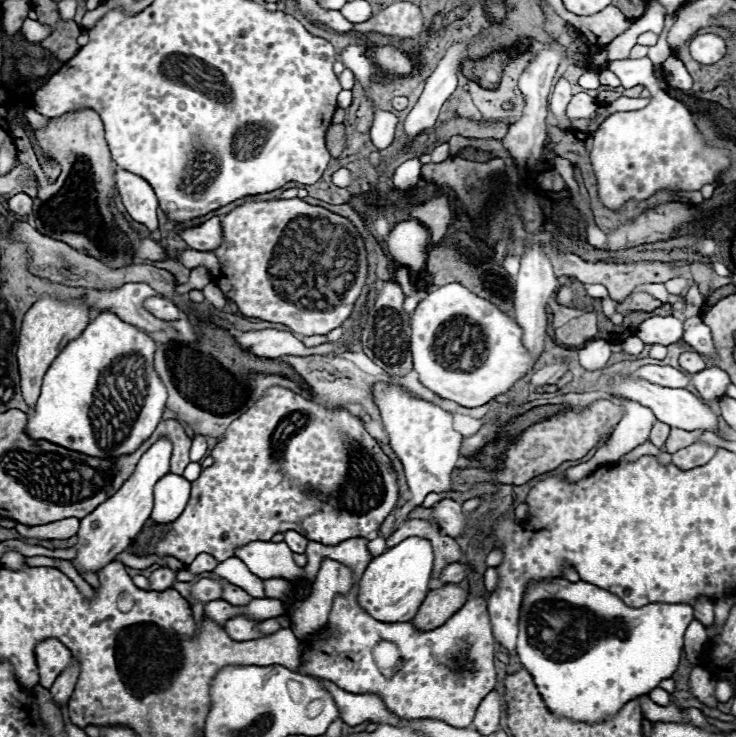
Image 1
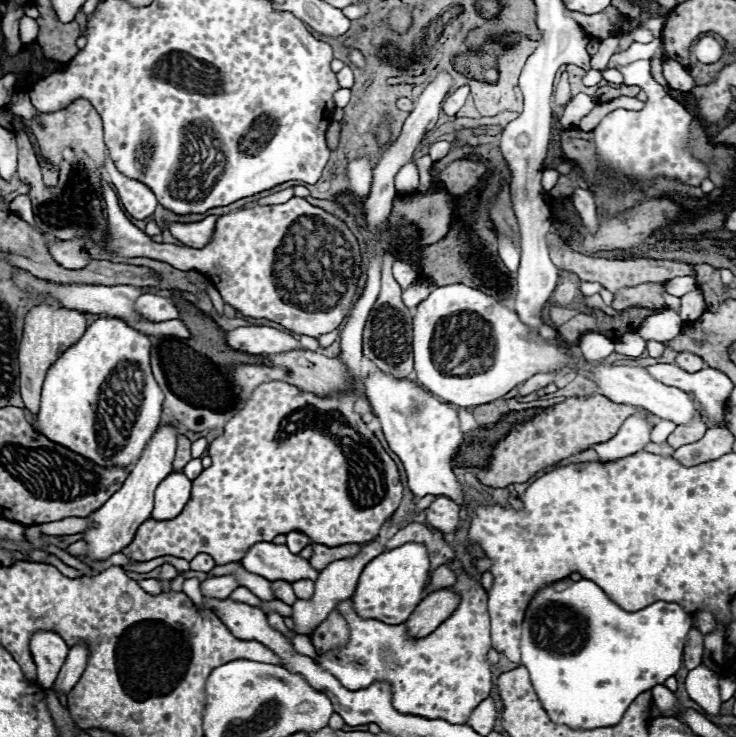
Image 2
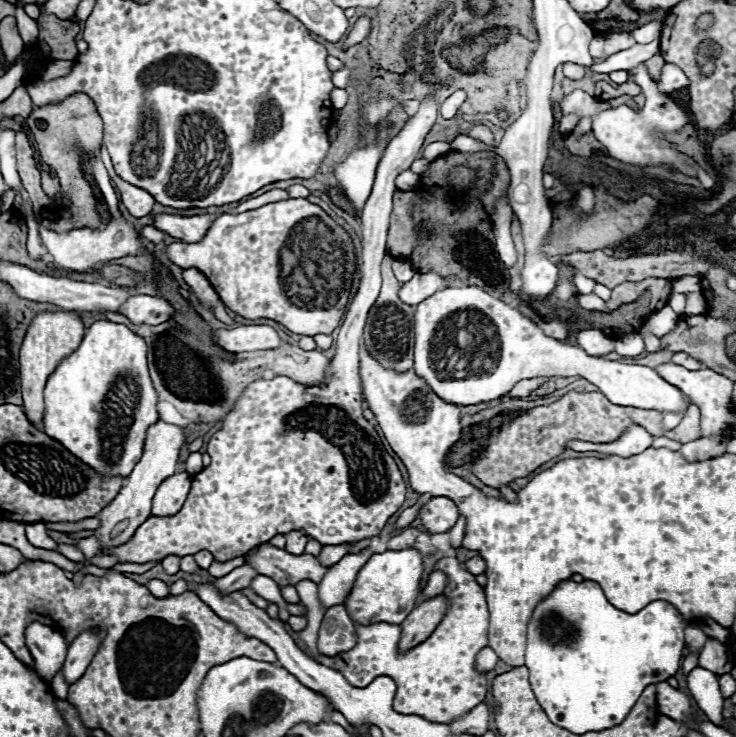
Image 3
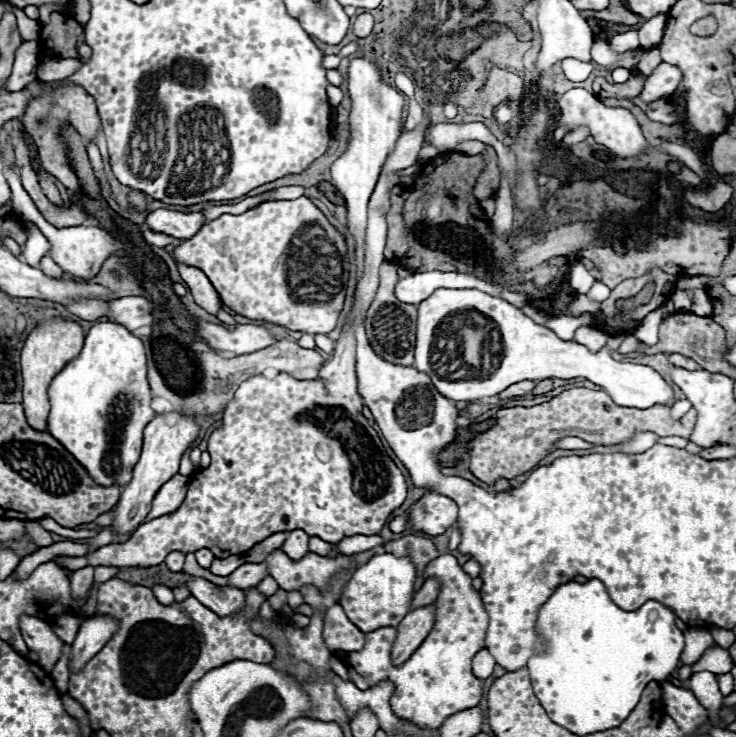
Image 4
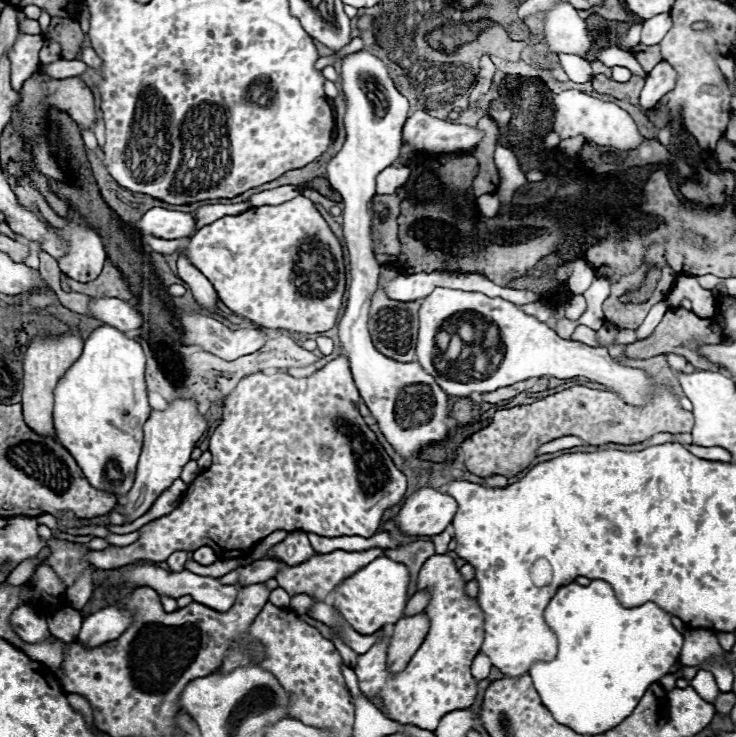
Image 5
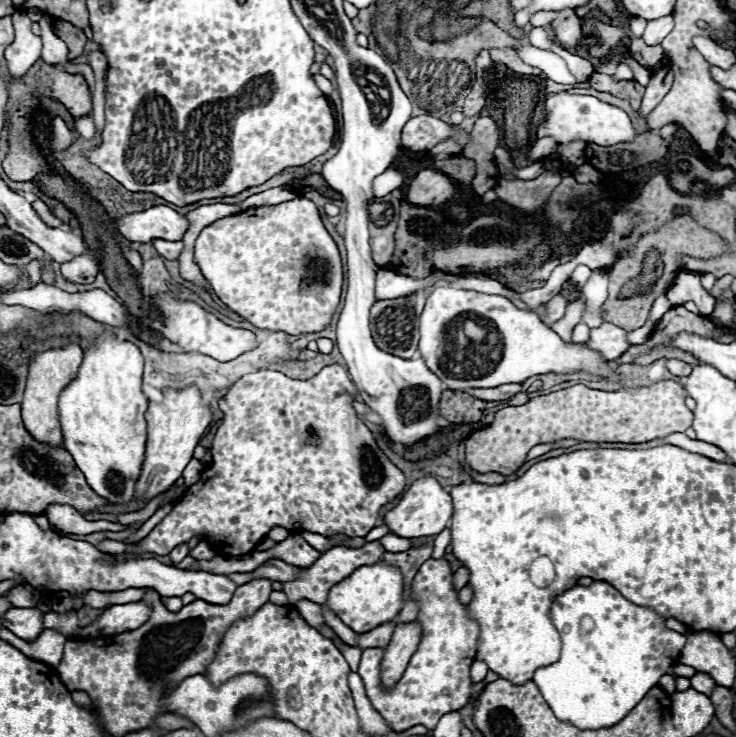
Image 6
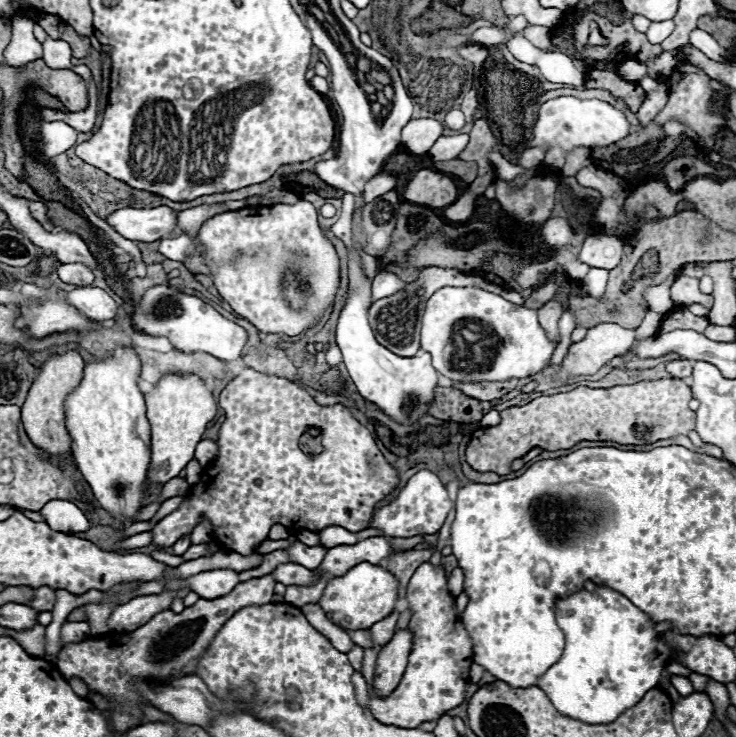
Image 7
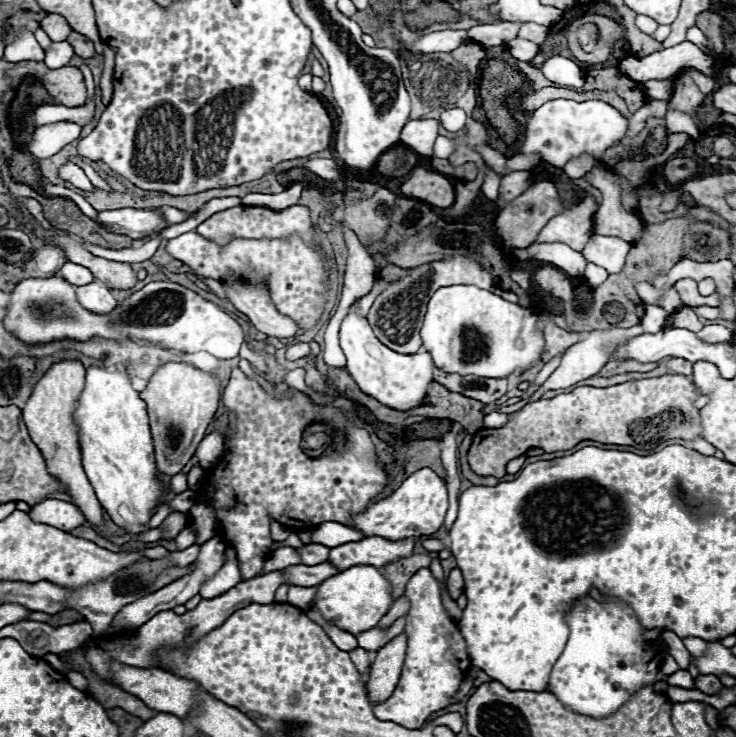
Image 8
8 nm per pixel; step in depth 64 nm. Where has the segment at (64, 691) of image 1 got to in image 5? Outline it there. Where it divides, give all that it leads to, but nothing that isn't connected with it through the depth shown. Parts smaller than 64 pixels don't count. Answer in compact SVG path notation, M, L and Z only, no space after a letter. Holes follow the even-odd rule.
M104 608L82 622L76 642L86 648L98 648L102 642L110 642L122 634L132 622L132 614L118 608Z

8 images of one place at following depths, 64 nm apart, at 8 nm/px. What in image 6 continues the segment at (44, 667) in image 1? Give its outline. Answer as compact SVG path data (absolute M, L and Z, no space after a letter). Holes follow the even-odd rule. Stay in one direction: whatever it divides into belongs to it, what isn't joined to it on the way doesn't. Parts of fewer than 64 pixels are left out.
M10 608L4 614L4 626L12 630L22 640L36 640L44 626L42 626L44 612L38 608Z

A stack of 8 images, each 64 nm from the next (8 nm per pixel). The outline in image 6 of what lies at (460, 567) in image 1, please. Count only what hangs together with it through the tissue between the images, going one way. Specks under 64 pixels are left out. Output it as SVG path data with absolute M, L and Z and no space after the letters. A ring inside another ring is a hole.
M408 600L408 602L404 604L404 608L400 610L398 620L400 620L400 622L412 622L416 616L418 616L418 602L416 602L416 600Z

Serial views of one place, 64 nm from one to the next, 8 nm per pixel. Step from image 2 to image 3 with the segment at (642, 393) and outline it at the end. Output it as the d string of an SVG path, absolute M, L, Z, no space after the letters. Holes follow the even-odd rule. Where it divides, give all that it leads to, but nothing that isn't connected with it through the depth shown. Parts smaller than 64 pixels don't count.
M450 286L434 292L430 298L418 304L414 314L414 372L426 380L426 384L446 402L458 406L474 406L482 402L490 402L508 394L520 380L536 378L536 376L582 376L588 382L596 384L602 394L612 404L618 406L634 406L644 410L658 410L662 414L668 412L686 412L690 402L684 394L664 382L652 368L638 364L620 364L616 360L608 360L606 356L588 356L580 346L570 342L558 342L550 336L544 336L542 330L524 318L516 308L508 306L500 298L490 296L478 286Z

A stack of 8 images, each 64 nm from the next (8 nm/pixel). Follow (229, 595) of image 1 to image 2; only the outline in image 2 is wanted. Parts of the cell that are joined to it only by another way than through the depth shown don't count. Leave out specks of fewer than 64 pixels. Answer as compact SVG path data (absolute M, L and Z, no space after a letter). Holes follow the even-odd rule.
M236 588L232 594L230 594L230 598L234 598L236 602L250 602L250 604L260 604L260 598L256 598L248 588Z

